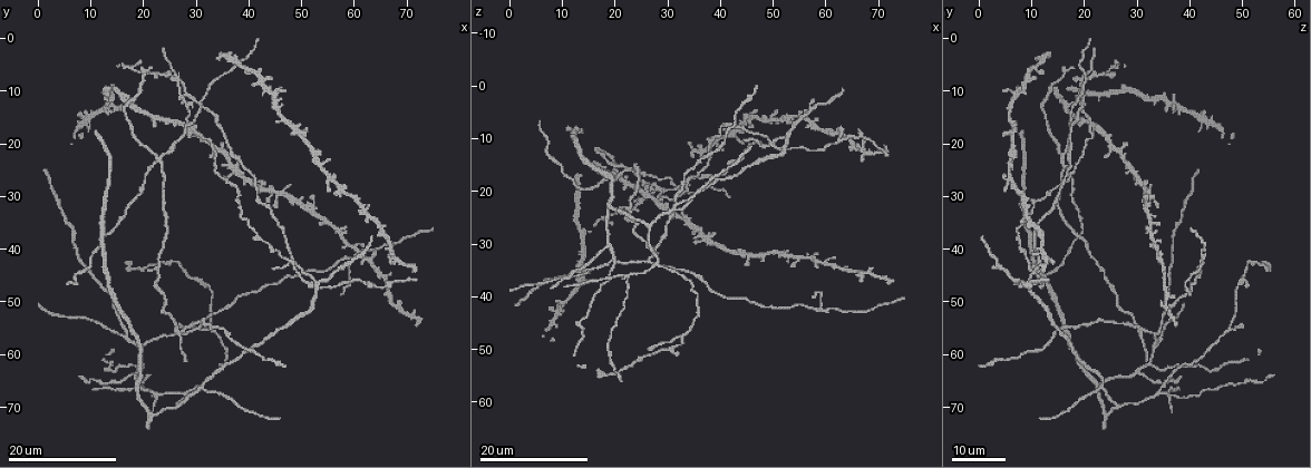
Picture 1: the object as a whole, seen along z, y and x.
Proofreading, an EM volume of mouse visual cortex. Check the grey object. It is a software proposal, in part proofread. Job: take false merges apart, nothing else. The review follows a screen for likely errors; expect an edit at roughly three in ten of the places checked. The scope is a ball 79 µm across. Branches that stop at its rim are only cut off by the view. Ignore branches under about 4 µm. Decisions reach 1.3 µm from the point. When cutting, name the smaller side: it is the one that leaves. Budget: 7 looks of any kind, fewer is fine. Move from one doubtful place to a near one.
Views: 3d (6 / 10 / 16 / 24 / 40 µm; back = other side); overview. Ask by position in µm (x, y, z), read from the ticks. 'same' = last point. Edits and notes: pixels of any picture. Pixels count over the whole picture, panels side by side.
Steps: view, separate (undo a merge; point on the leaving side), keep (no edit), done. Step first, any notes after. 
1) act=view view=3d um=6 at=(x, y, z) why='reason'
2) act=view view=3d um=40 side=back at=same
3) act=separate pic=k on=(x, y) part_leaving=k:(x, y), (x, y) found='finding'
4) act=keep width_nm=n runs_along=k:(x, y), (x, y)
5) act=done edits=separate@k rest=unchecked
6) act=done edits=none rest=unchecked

act=view view=3d um=24 at=(16.5, 56.5, 34.5) why='side arm on a straight run'

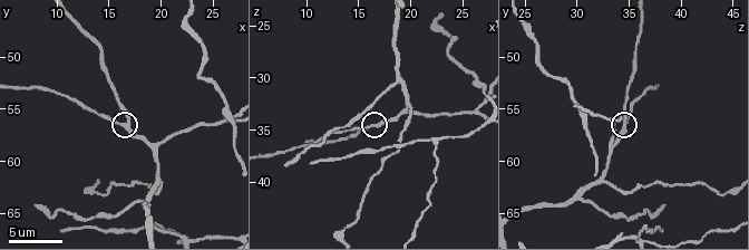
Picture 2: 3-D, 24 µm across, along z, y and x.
act=view view=3d um=10 at=(16.8, 56.6, 34.8)

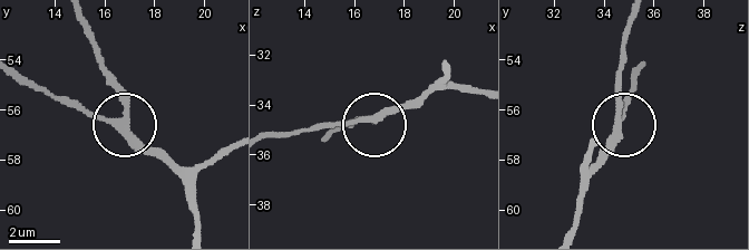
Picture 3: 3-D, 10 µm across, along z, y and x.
act=keep width_nm=250 found='one neuron here'

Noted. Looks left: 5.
act=view view=3d um=10 at=(18.8, 63.6, 30.2) why='four arms meet'

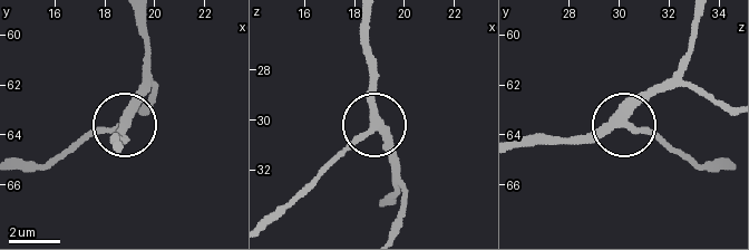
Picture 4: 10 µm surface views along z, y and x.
act=view view=3d um=10 side=back at=(18.8, 63.6, 30.4)

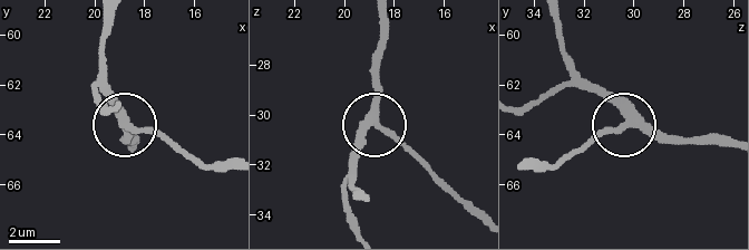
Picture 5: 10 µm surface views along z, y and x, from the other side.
act=keep arms=4 runs_along=5:(130, 146), (124, 125), (143, 125), (180, 151) found='all the same neuron'

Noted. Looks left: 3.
act=view view=3d um=24 at=(31.0, 66.0, 23.0) why='thin arm on a thick one'

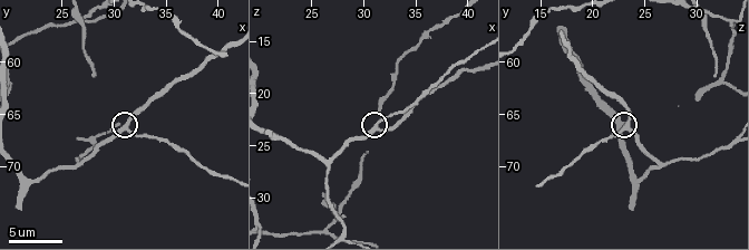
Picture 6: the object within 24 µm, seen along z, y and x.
act=view view=3d um=10 at=(31.2, 66.2, 23.2) why='closer look'

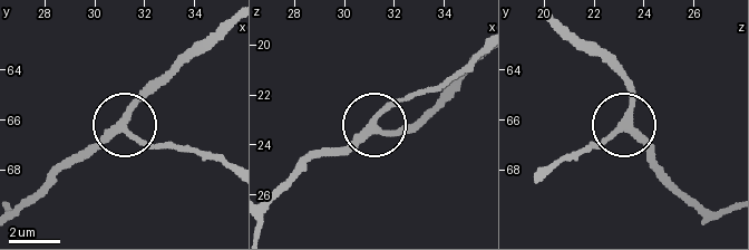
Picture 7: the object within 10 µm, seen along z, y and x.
act=keep side_arm_um=21 runs_along=7:(231, 19), (147, 92), (128, 117), (135, 136), (165, 147) found='one neuron here'

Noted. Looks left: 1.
act=done edits=none rest=unchecked

